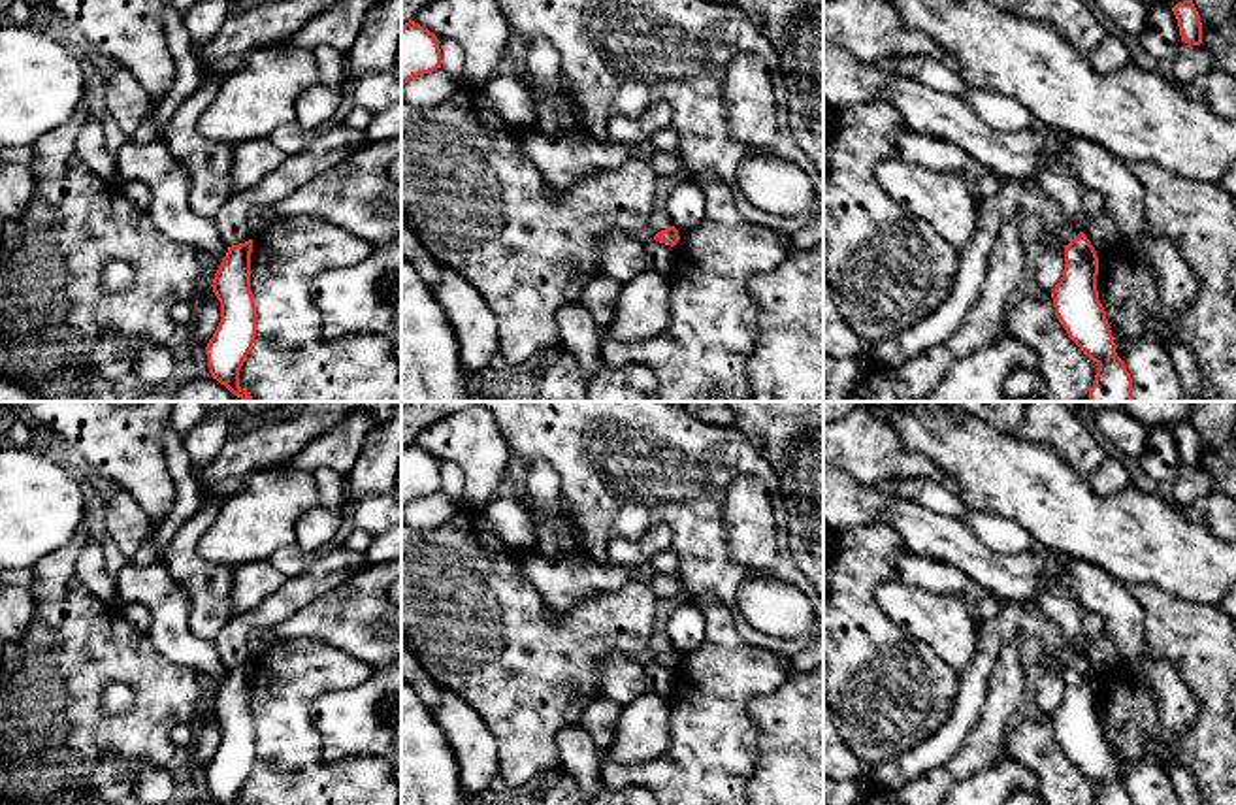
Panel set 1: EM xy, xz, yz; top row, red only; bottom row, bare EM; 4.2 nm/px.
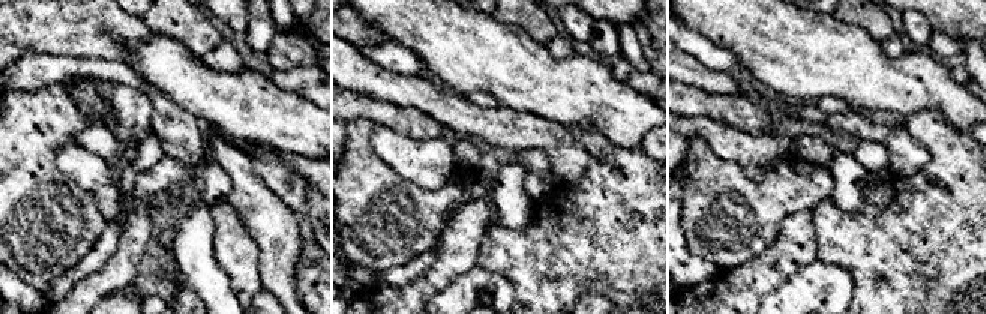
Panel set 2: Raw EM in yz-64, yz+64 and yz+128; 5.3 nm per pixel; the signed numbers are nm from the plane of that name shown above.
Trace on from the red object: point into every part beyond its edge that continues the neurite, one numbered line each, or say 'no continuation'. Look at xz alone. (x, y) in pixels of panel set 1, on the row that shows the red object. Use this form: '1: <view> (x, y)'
no continuation

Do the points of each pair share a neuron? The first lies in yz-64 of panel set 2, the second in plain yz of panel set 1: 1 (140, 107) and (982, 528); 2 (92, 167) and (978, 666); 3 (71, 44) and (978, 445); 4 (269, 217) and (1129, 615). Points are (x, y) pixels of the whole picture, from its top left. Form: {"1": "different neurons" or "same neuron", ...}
{"1": "same neuron", "2": "different neurons", "3": "different neurons", "4": "same neuron"}

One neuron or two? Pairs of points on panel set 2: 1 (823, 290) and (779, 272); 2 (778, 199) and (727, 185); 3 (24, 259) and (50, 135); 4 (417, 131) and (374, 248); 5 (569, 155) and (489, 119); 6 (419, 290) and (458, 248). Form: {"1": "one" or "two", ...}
{"1": "two", "2": "one", "3": "one", "4": "two", "5": "one", "6": "one"}

